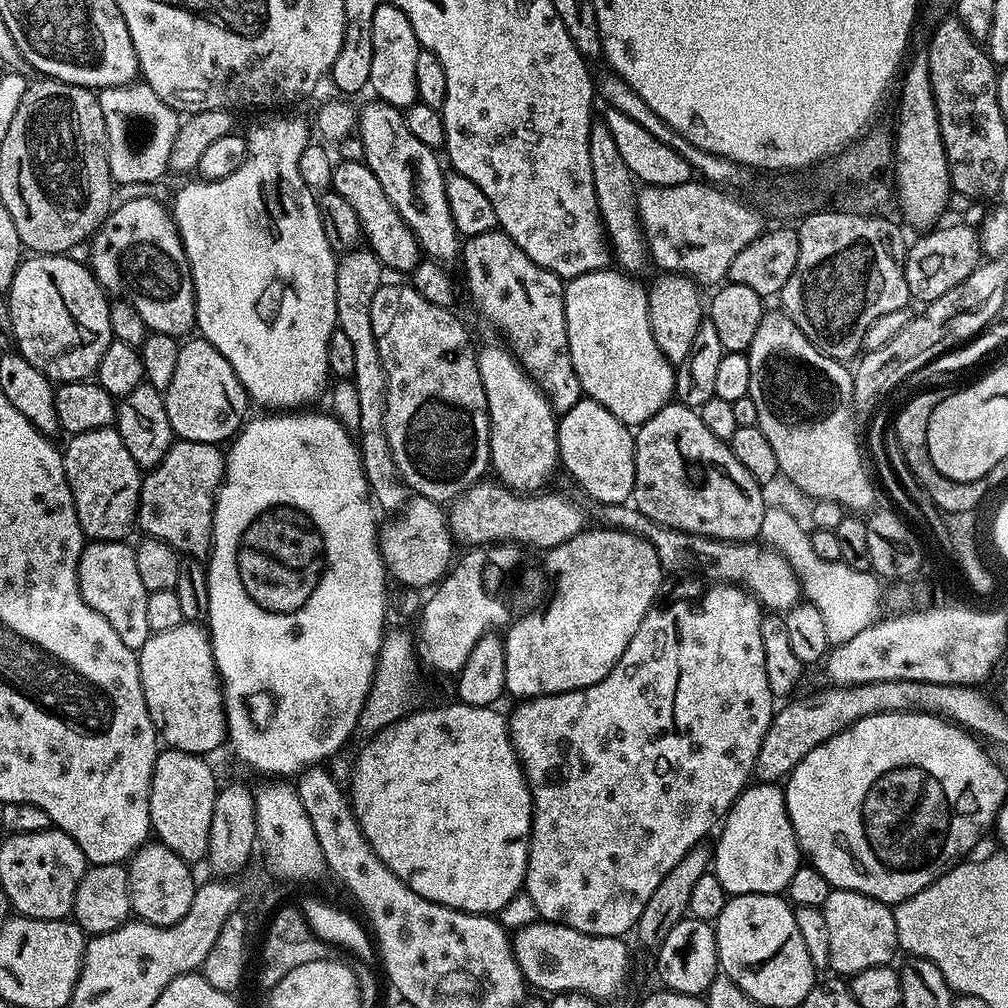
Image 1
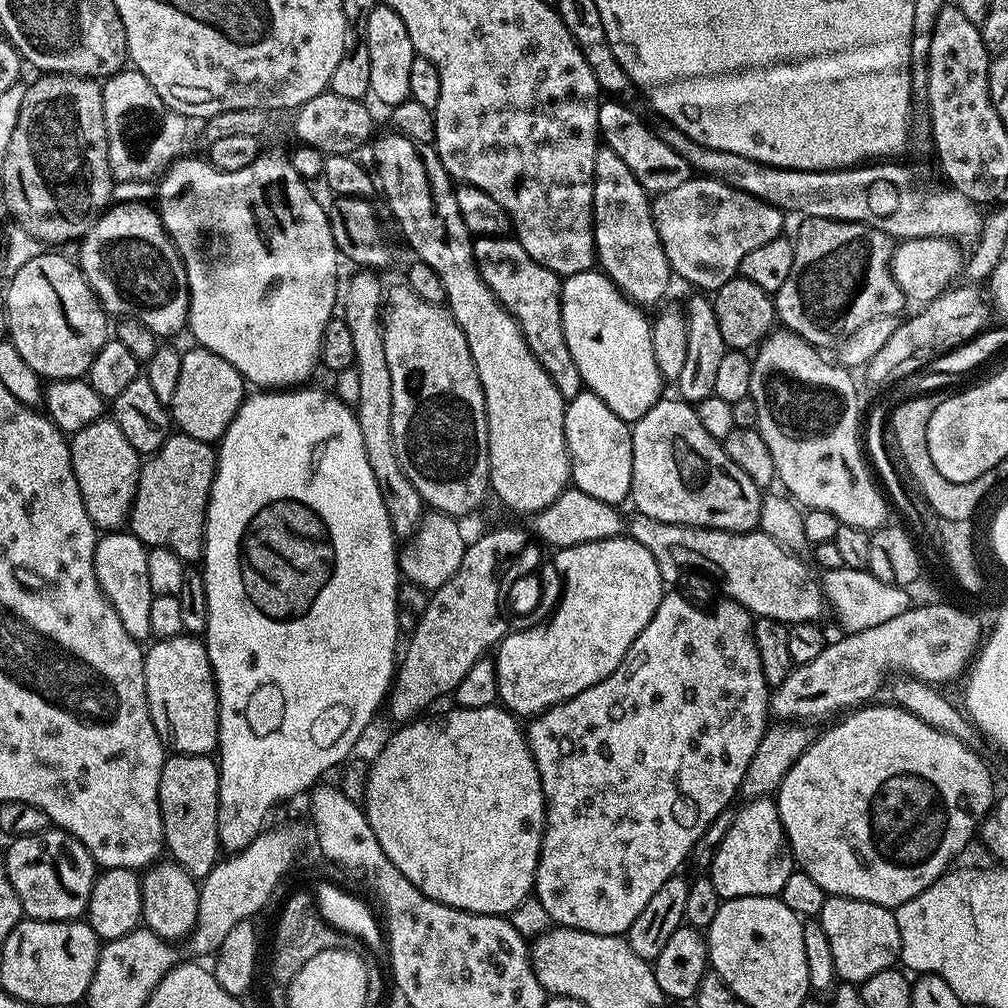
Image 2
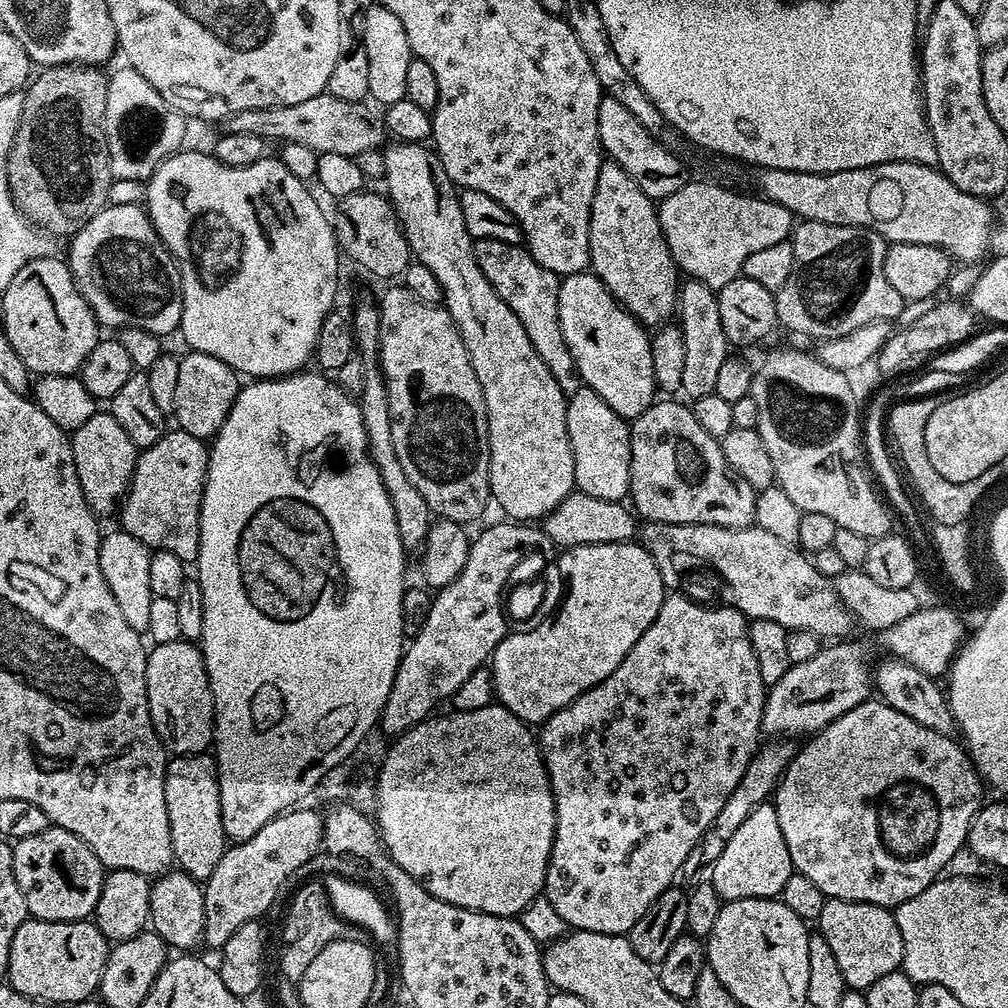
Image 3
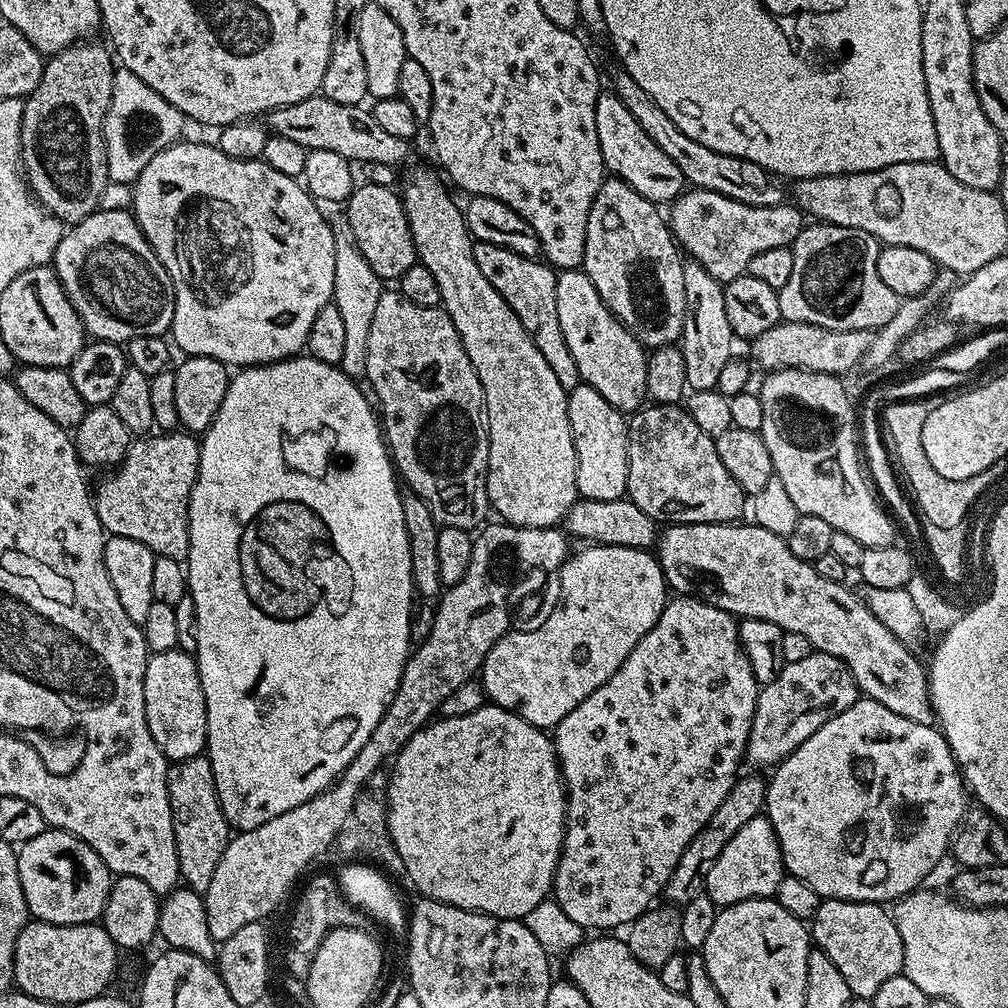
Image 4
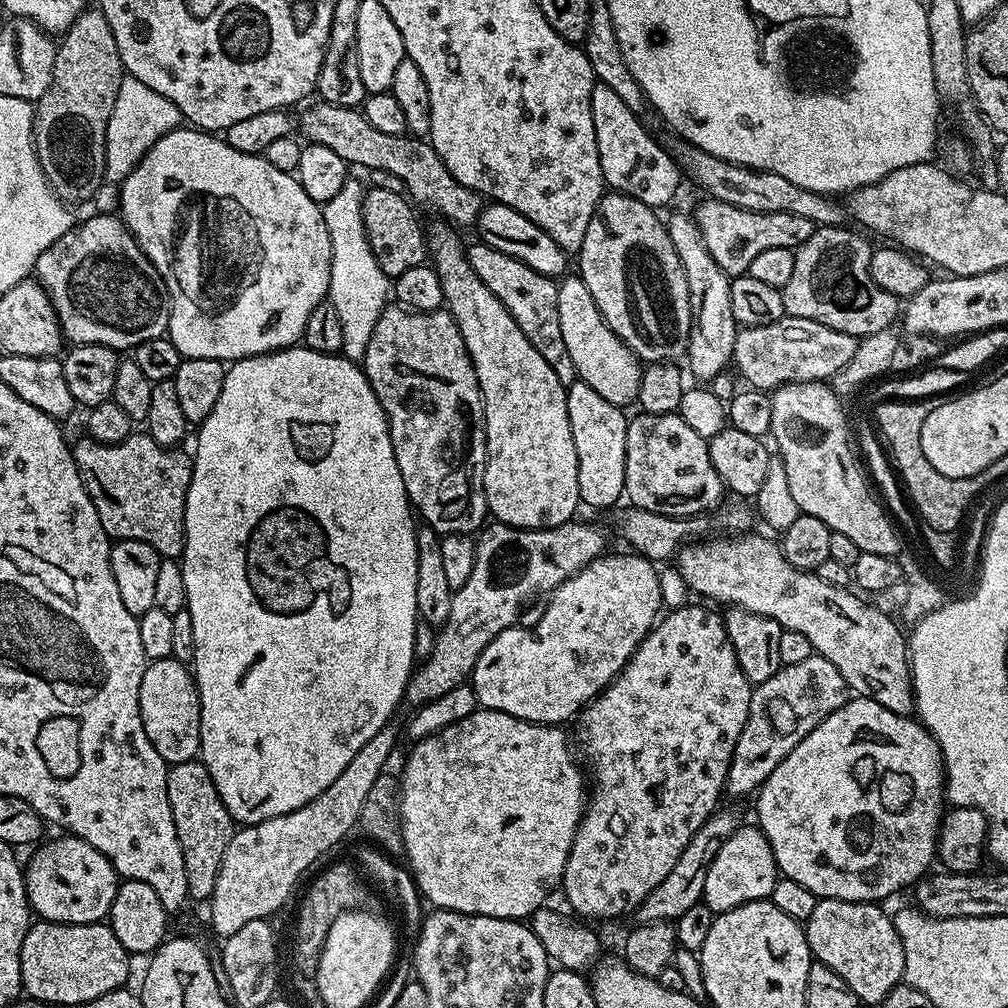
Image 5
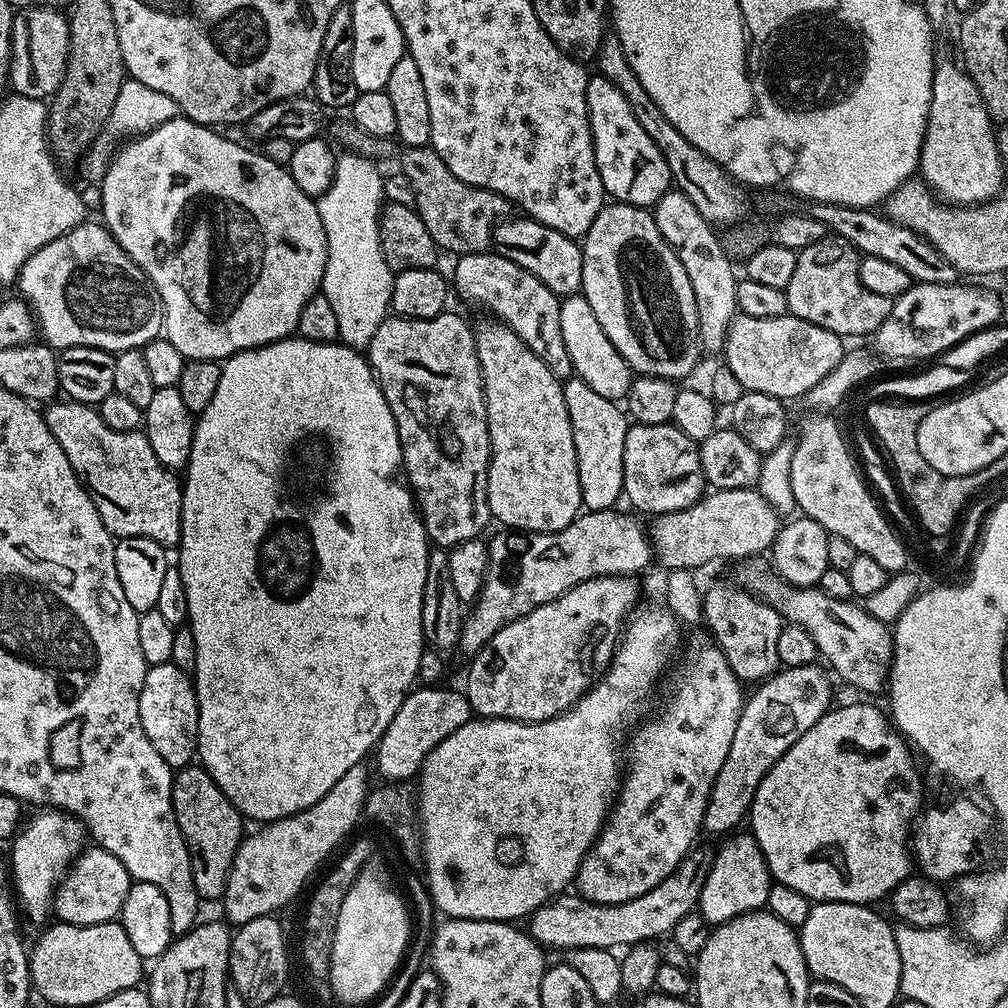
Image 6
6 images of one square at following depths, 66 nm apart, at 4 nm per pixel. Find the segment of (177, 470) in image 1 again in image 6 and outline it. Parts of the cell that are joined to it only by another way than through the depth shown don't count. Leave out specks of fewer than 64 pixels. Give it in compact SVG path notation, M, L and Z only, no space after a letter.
M67 398L49 403L43 413L50 434L58 438L58 446L70 458L74 474L90 494L108 533L113 538L150 538L165 550L175 549L182 534L182 480L173 469L158 462L143 431L110 430L93 405Z

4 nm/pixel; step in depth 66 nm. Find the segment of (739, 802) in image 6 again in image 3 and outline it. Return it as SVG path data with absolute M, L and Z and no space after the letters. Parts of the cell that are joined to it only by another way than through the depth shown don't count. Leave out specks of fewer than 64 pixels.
M848 642L829 643L832 645L821 647L814 658L789 664L786 674L767 689L760 726L769 737L797 738L803 732L815 734L869 699L874 688L870 664L868 668L868 660L858 645L844 643Z

